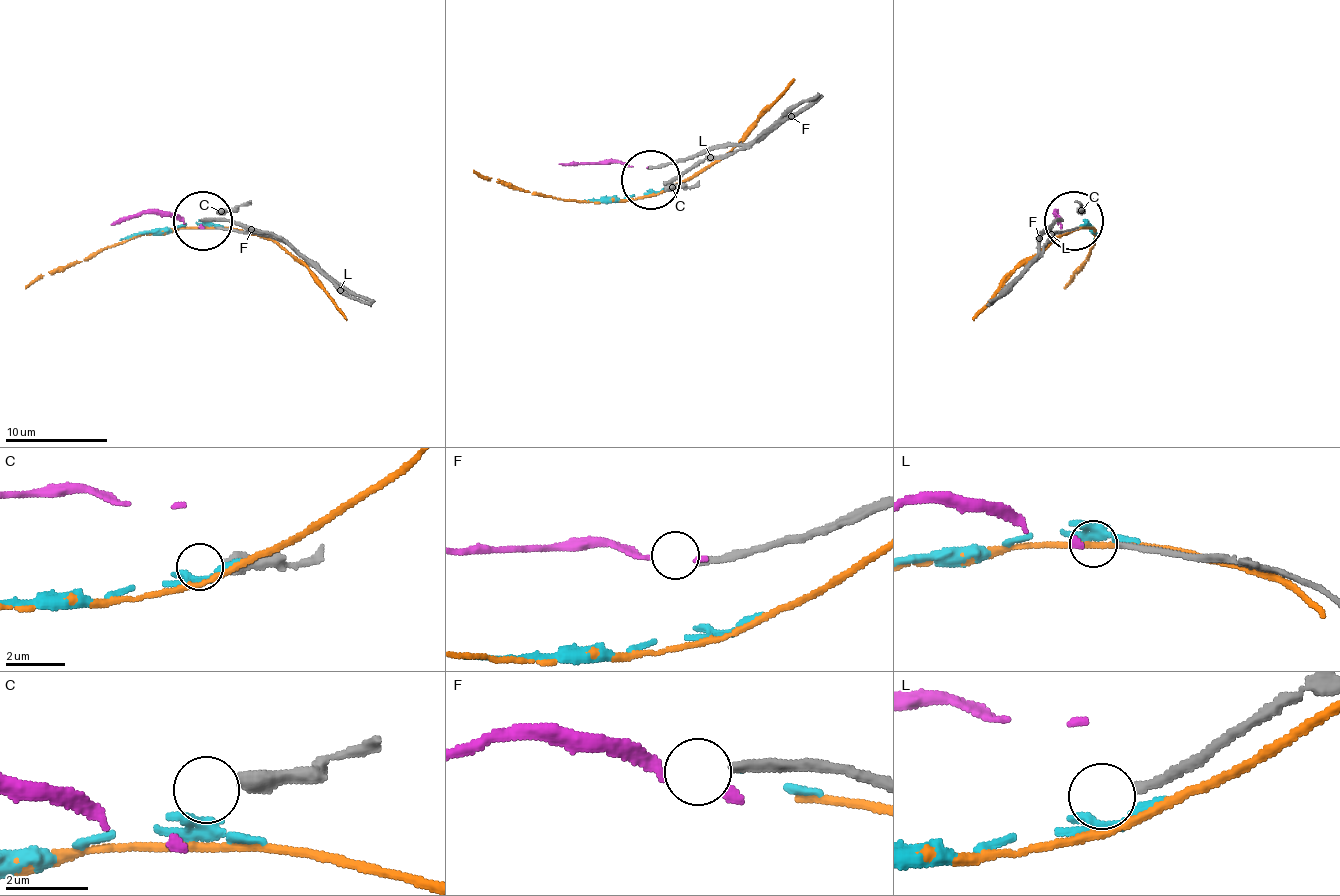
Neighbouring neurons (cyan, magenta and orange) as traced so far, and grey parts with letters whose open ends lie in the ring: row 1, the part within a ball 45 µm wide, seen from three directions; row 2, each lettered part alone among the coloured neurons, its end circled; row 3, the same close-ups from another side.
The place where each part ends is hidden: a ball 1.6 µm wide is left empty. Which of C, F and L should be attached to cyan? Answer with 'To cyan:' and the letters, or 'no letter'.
To cyan: no letter

